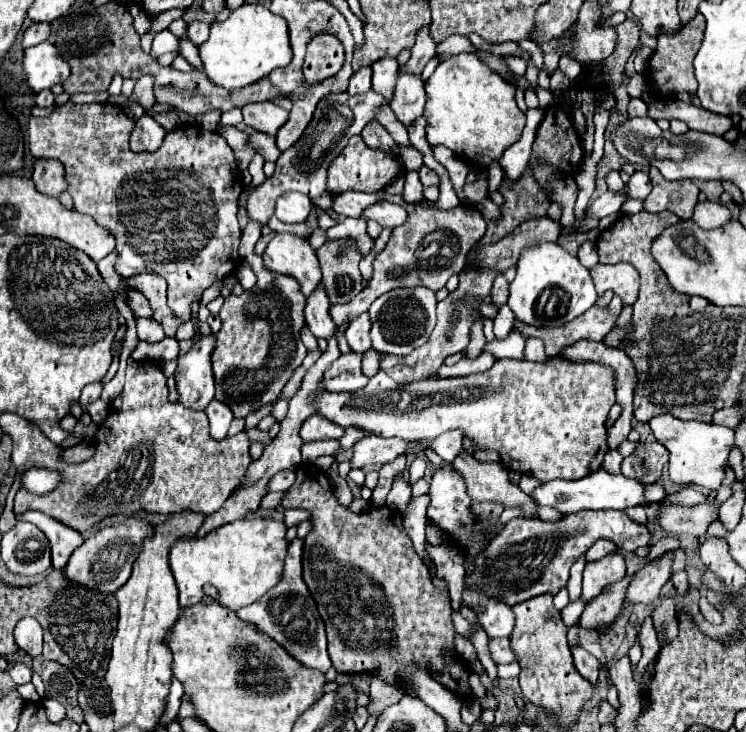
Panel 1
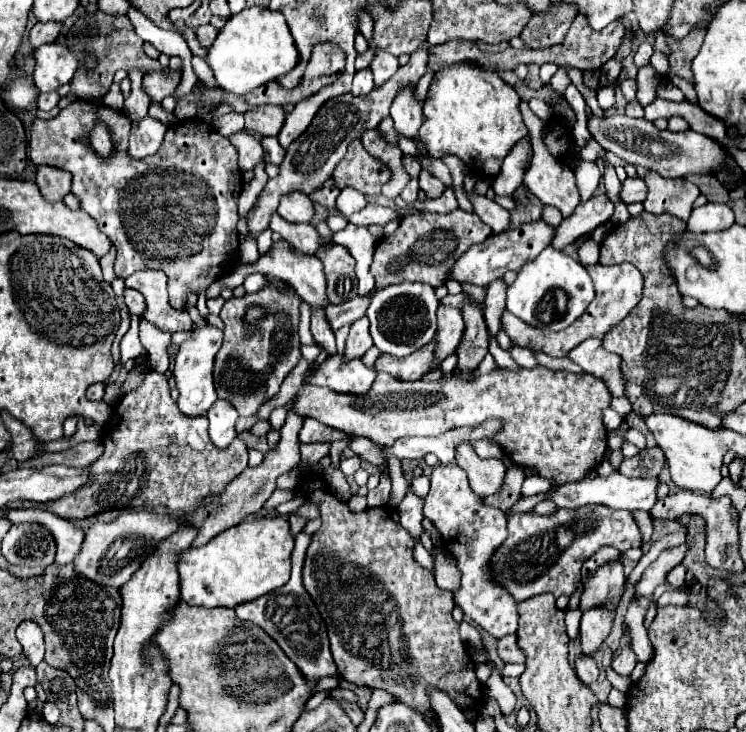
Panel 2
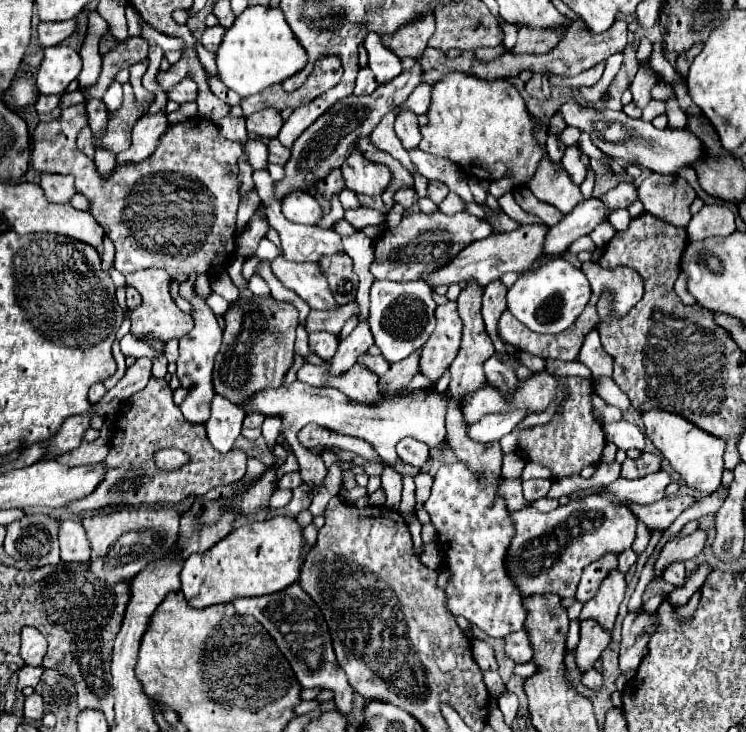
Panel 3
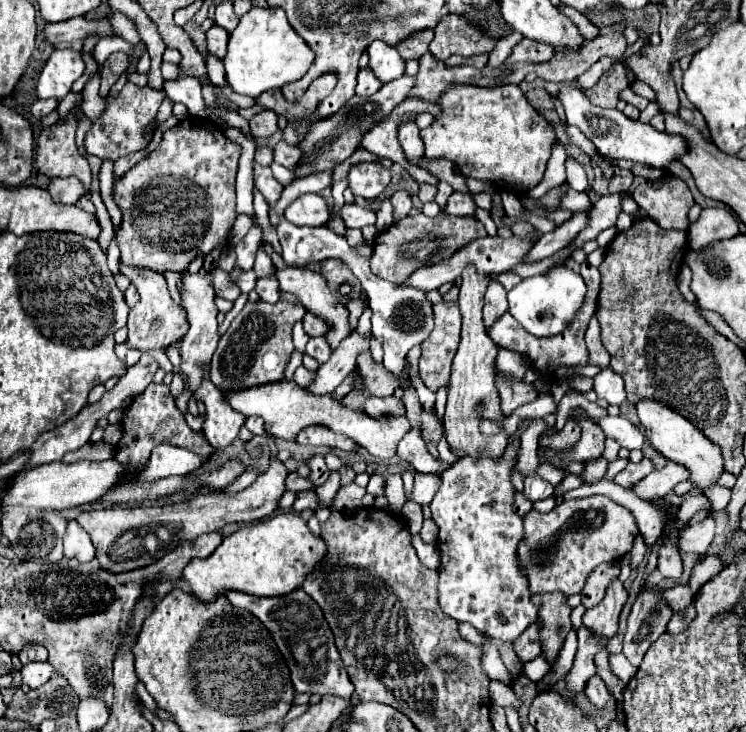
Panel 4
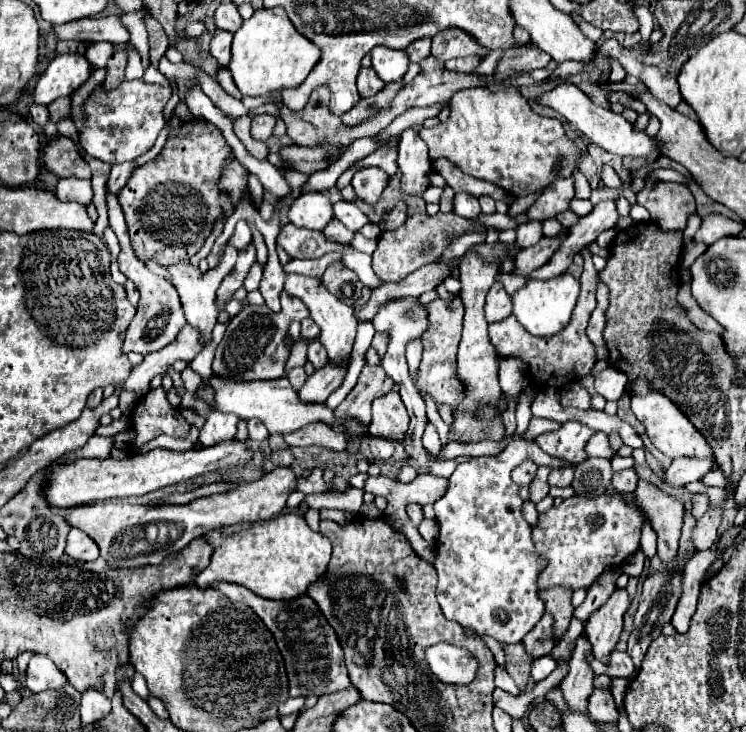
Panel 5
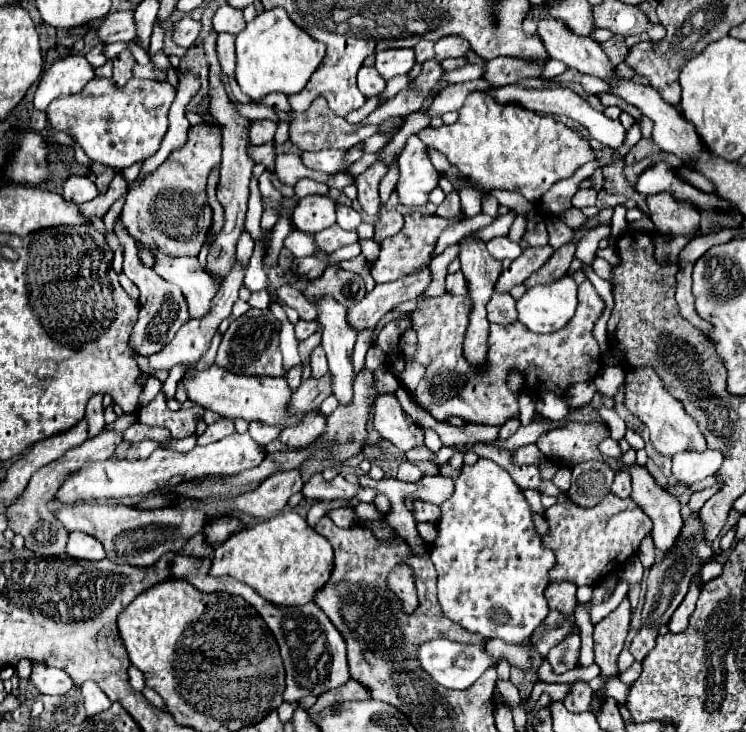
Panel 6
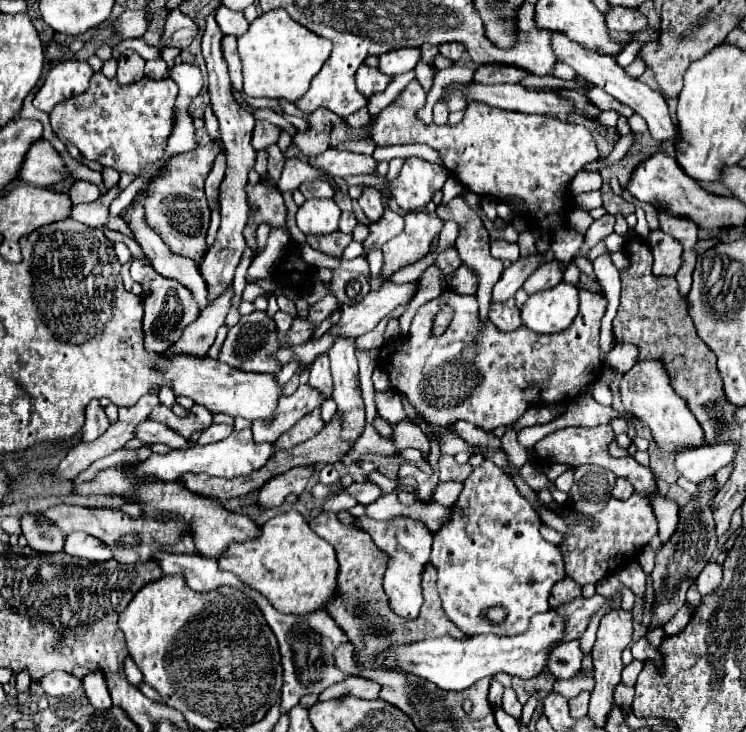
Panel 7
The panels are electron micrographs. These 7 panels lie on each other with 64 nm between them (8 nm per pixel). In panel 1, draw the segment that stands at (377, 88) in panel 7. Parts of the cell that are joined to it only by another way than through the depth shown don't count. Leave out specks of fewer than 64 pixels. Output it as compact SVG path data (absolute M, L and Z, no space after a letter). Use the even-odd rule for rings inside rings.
M368 66L368 68L360 68L358 72L354 72L354 76L350 78L350 86L348 86L348 94L366 94L370 88L372 88L372 84L370 84L370 80L372 80L372 68Z

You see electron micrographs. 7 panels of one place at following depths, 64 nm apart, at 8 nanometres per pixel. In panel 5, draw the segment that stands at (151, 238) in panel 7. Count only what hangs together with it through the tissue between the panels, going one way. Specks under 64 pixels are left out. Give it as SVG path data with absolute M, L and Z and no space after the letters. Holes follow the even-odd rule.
M228 246L226 248L226 254L222 258L222 262L216 266L216 268L210 268L206 272L202 272L198 266L190 264L190 260L186 262L178 262L174 266L166 266L168 270L168 280L176 286L178 294L180 294L180 300L182 300L182 306L184 306L184 314L186 314L186 320L188 324L196 326L200 332L202 332L202 338L204 338L204 344L208 344L212 340L212 328L216 324L216 316L218 316L218 310L216 310L216 290L222 282L222 278L234 268L236 264L236 248L234 246Z

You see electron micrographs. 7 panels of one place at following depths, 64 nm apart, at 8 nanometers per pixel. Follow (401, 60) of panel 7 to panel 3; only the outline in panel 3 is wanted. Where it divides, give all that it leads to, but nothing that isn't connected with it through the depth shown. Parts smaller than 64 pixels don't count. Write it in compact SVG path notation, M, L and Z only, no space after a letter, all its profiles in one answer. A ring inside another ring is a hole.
M370 32L366 36L364 48L368 50L368 56L370 56L368 66L374 72L378 84L390 82L392 78L396 78L398 74L402 74L402 62L400 62L400 58L392 50L386 50L386 46L382 46L382 38L380 36L376 36L374 32Z

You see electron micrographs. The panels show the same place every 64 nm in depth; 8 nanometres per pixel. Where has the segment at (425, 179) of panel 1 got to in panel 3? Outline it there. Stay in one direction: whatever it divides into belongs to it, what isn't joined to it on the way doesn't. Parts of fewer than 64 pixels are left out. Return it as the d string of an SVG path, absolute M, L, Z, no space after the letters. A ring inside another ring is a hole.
M430 182L430 186L428 186L428 198L436 204L440 204L448 196L448 192L450 192L448 186L442 182Z

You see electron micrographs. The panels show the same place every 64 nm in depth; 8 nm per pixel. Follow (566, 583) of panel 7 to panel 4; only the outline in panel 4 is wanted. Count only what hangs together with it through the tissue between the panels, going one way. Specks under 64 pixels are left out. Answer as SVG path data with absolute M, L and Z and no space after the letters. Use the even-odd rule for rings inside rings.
M562 592L534 594L532 602L540 608L540 622L544 622L540 630L544 654L550 662L558 656L566 634L570 632L570 612L572 608L566 604L566 596Z

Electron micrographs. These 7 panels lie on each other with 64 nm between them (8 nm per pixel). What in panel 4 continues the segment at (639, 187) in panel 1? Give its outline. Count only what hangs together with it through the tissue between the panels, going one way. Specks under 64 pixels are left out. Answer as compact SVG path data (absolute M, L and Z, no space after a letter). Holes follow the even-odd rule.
M608 194L608 196L602 196L594 204L594 208L590 210L590 222L588 222L586 230L580 230L578 238L574 238L574 242L570 242L570 252L576 248L582 248L584 242L588 242L588 240L596 240L596 236L602 230L616 226L616 218L620 214L620 198L622 198L622 194Z

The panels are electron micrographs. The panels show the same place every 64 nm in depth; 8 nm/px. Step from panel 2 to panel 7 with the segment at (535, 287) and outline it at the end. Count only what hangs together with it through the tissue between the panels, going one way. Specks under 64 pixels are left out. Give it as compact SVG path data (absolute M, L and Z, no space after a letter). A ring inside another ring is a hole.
M560 282L552 290L536 292L522 308L522 322L538 334L556 334L566 330L578 314L578 288Z

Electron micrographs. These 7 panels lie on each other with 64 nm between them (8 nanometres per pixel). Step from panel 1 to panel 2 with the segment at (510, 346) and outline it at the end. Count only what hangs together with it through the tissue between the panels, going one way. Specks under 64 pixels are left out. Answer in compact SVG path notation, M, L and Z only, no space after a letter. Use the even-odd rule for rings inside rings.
M512 346L510 354L512 354L512 358L514 358L514 360L516 360L516 362L523 368L534 368L538 365L533 353L526 348Z

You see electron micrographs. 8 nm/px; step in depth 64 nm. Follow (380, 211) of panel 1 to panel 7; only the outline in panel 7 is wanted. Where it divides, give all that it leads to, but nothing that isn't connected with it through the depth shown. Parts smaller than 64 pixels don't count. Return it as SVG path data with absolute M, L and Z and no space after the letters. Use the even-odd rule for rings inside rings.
M342 212L342 216L340 216L340 232L350 234L356 224L358 224L358 220L356 220L356 216L352 212Z

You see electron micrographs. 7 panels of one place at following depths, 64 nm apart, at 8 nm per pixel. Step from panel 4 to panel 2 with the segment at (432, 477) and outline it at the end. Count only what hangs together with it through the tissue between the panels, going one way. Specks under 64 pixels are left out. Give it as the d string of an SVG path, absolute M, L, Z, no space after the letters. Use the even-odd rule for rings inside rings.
M418 476L412 480L412 486L414 486L414 492L418 494L418 498L426 498L428 490L430 490L430 478L428 476Z

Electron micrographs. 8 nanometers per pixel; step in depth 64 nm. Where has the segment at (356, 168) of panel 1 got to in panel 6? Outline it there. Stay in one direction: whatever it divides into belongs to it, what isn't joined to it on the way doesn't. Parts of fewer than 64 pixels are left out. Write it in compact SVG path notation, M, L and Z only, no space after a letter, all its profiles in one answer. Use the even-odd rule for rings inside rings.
M374 162L364 174L358 176L356 188L358 188L358 202L362 210L370 216L376 216L380 210L380 198L378 198L378 184L388 172L384 162Z

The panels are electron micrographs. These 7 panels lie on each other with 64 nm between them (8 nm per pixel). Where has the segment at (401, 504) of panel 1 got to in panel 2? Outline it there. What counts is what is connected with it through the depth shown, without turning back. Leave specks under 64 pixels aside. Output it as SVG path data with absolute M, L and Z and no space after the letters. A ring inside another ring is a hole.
M388 456L392 489L388 500L388 505L397 507L406 495L408 482L401 469L401 461L394 456Z

